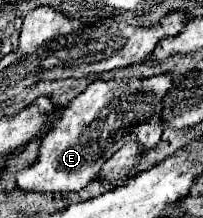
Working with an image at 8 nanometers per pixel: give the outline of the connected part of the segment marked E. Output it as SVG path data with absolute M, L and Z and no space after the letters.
M159 74L151 78L129 78L129 80L95 80L75 100L63 108L63 114L55 118L53 128L41 136L41 152L33 166L17 174L17 184L27 192L79 192L101 176L101 166L129 140L137 142L141 152L155 148L161 142L163 132L163 98L173 88L171 74Z

